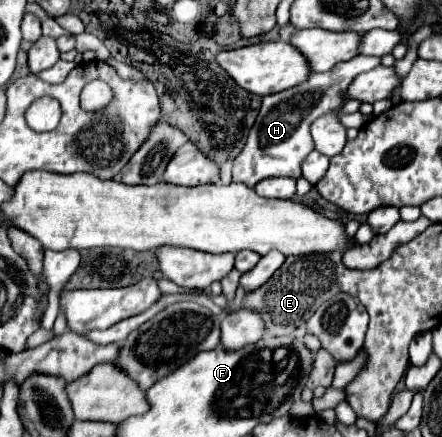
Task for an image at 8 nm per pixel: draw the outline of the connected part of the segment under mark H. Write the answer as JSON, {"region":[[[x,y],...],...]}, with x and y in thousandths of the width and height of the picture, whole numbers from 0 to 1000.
{"region":[[[810,126],[792,140],[765,144],[756,158],[738,167],[706,167],[701,181],[656,208],[638,208],[629,217],[602,217],[593,231],[593,249],[575,291],[566,295],[561,323],[548,350],[529,364],[525,414],[552,419],[557,428],[575,428],[584,414],[606,405],[679,405],[679,368],[710,341],[701,281],[719,272],[729,259],[765,249],[783,227],[774,227],[774,208],[792,195],[792,185],[846,153],[860,149],[860,130]]]}

